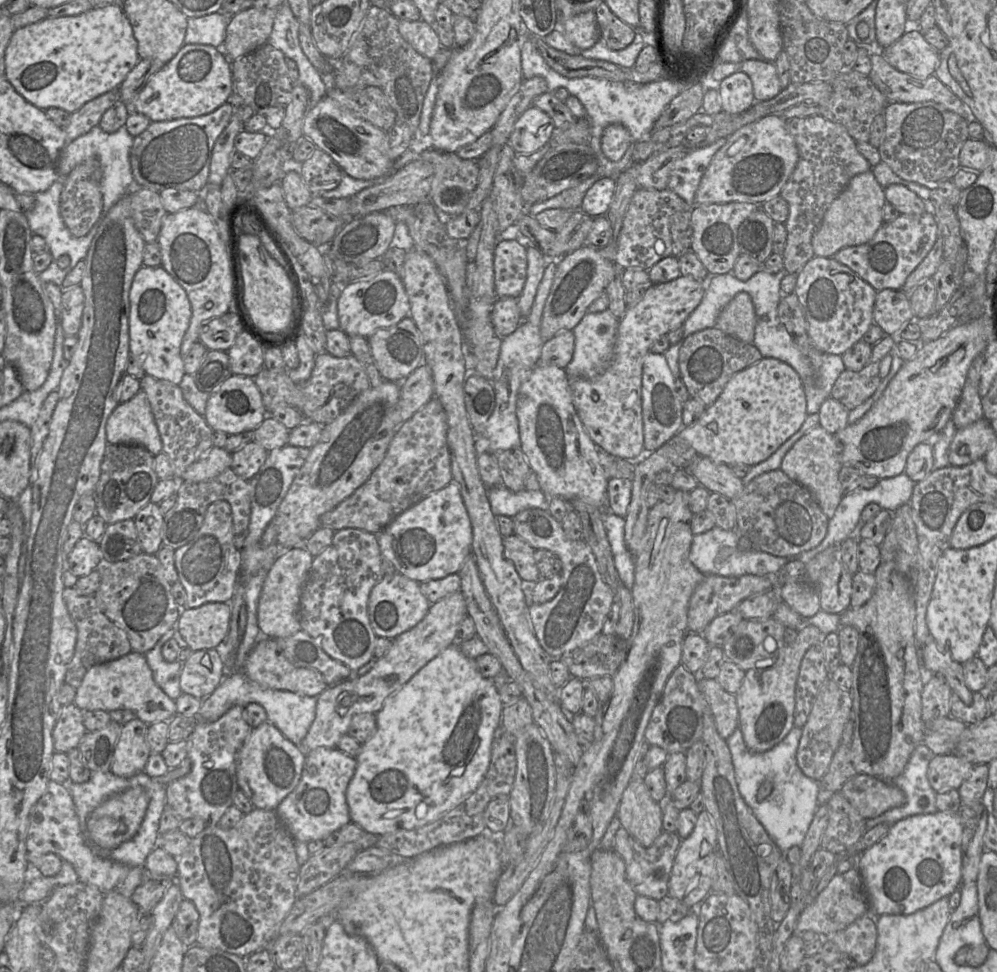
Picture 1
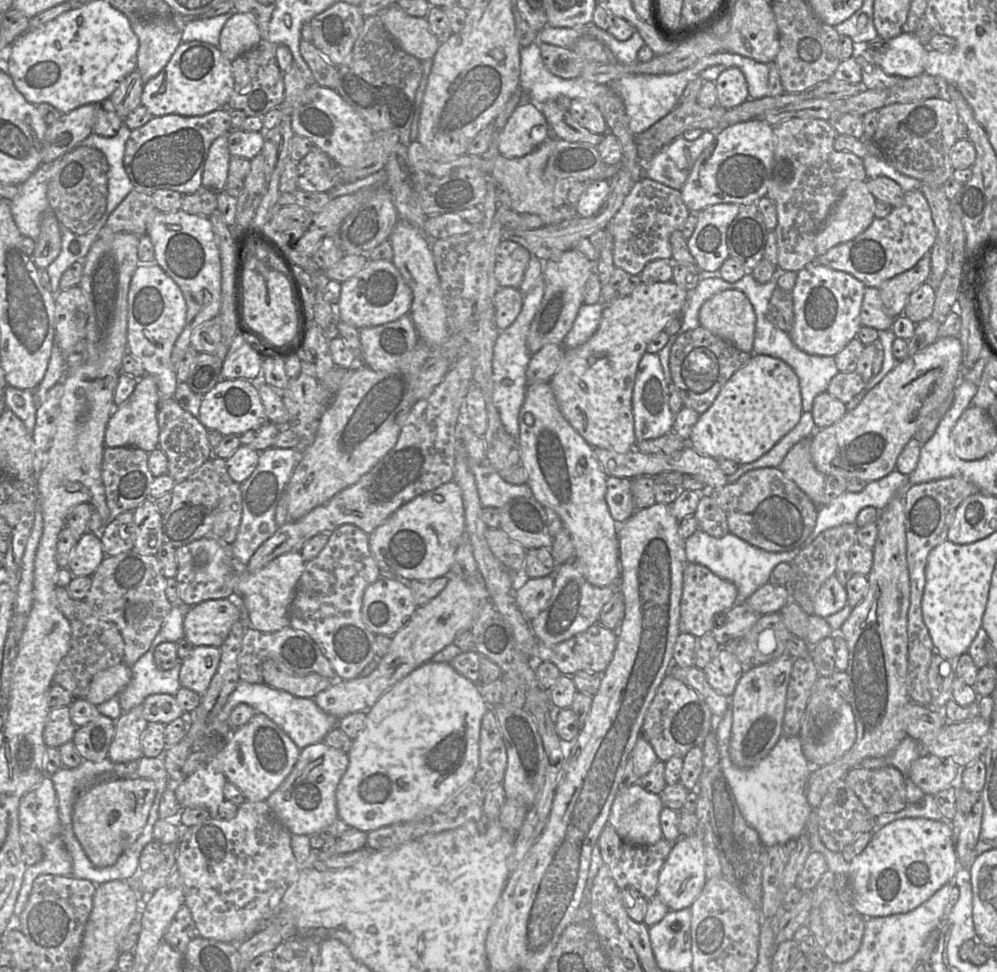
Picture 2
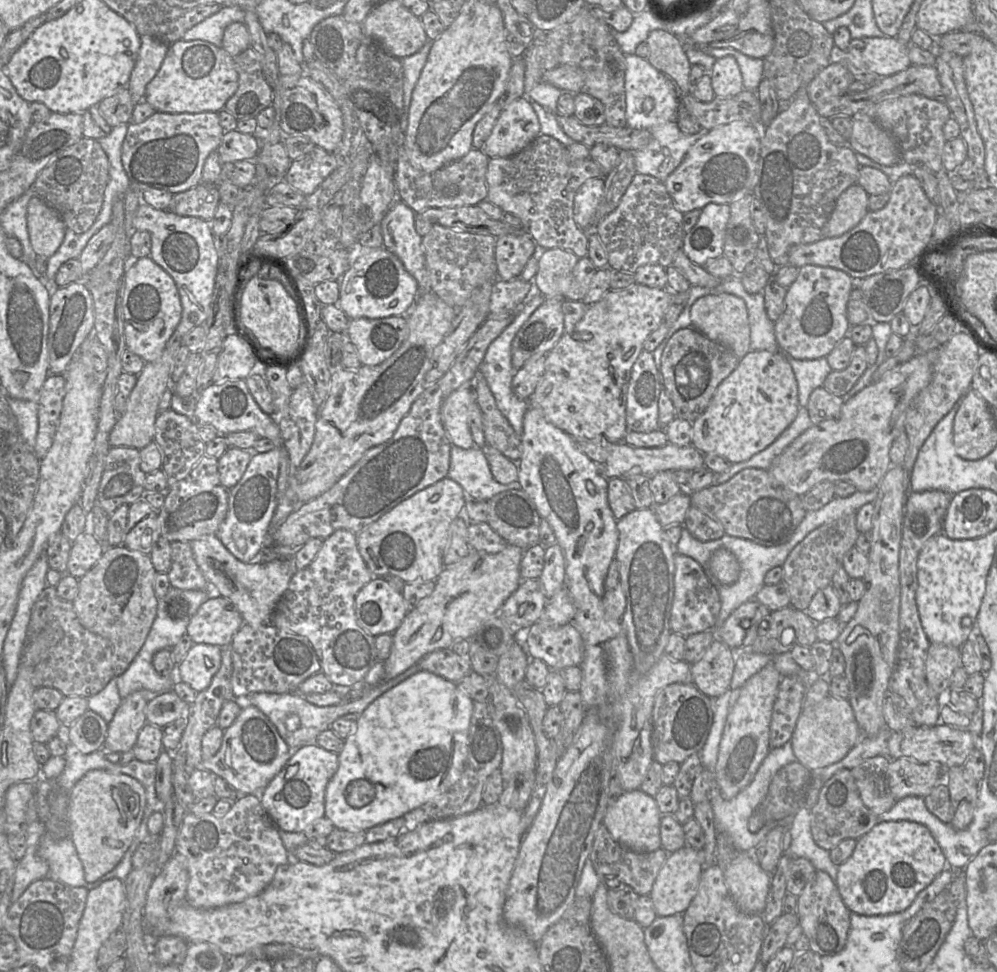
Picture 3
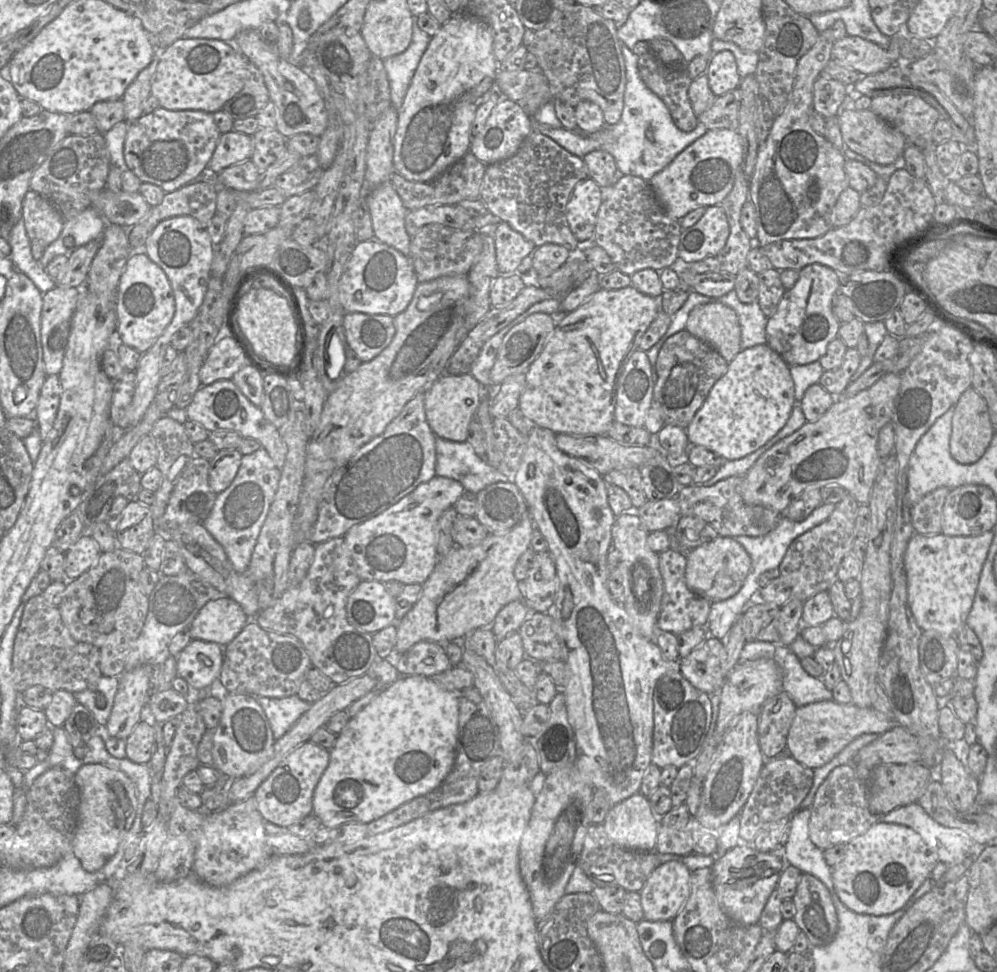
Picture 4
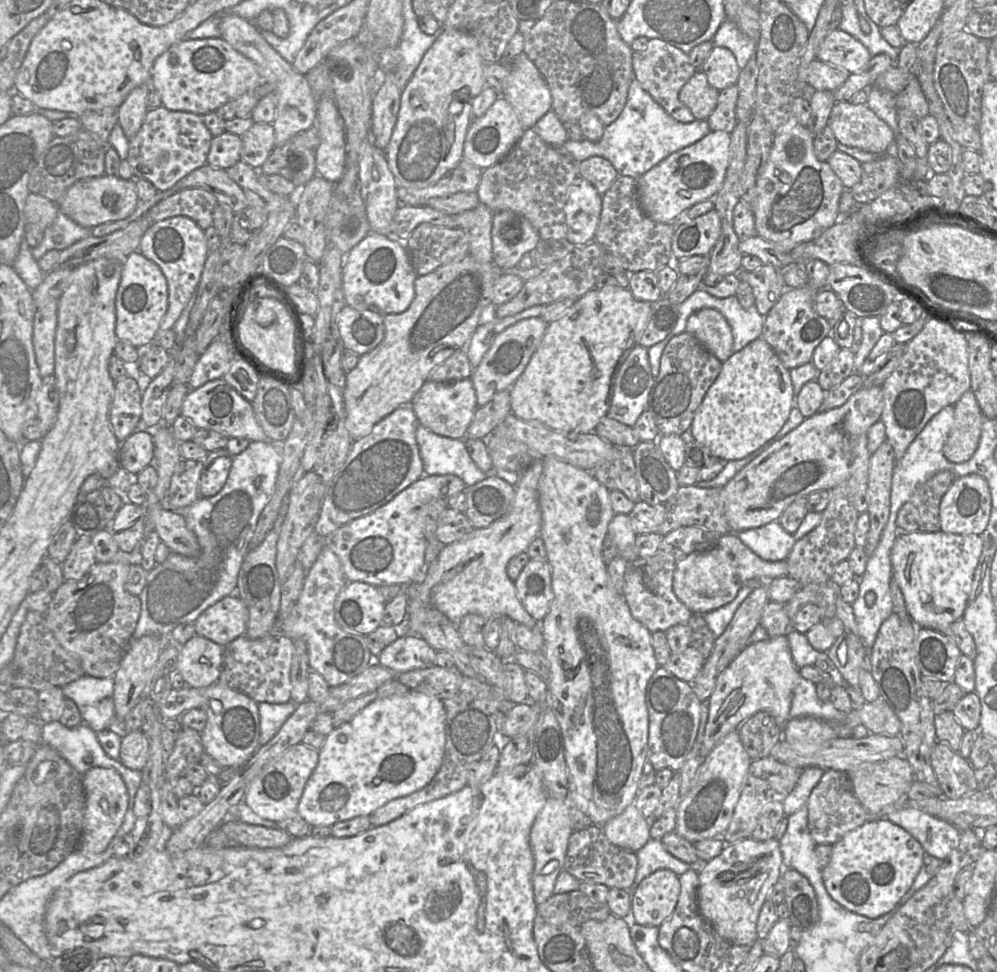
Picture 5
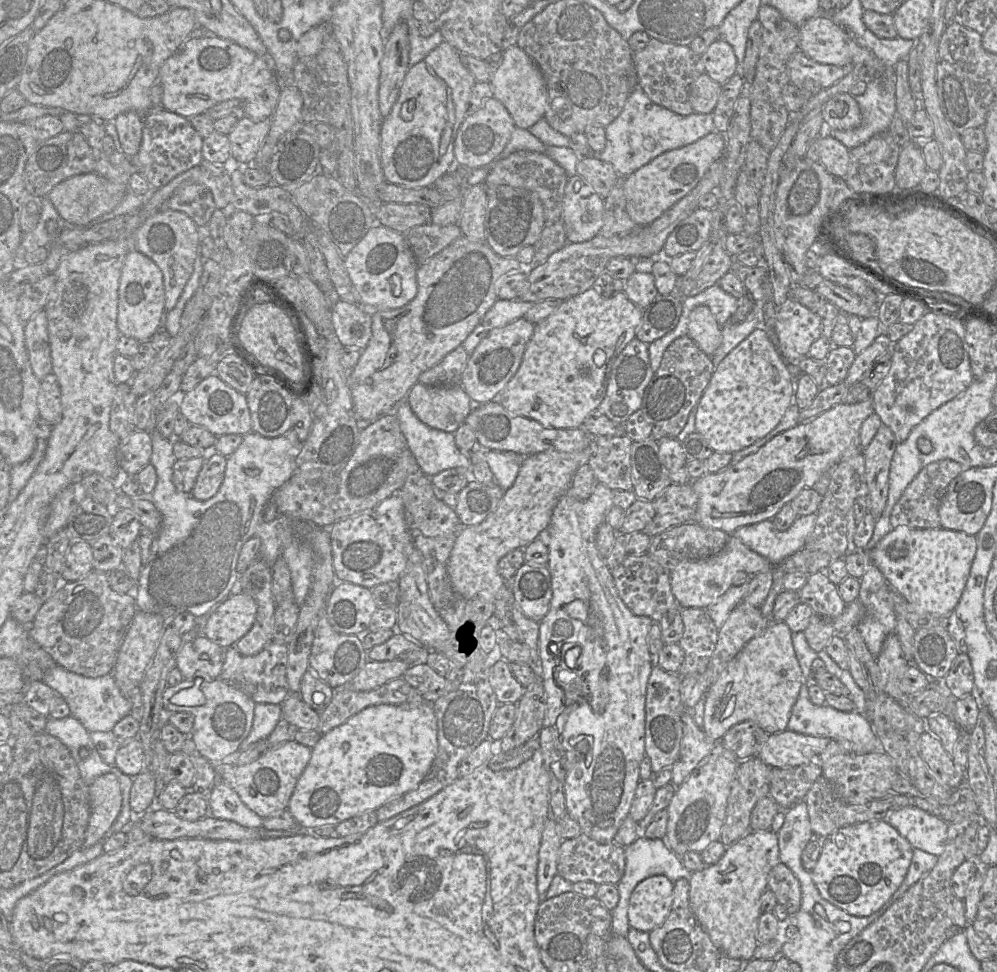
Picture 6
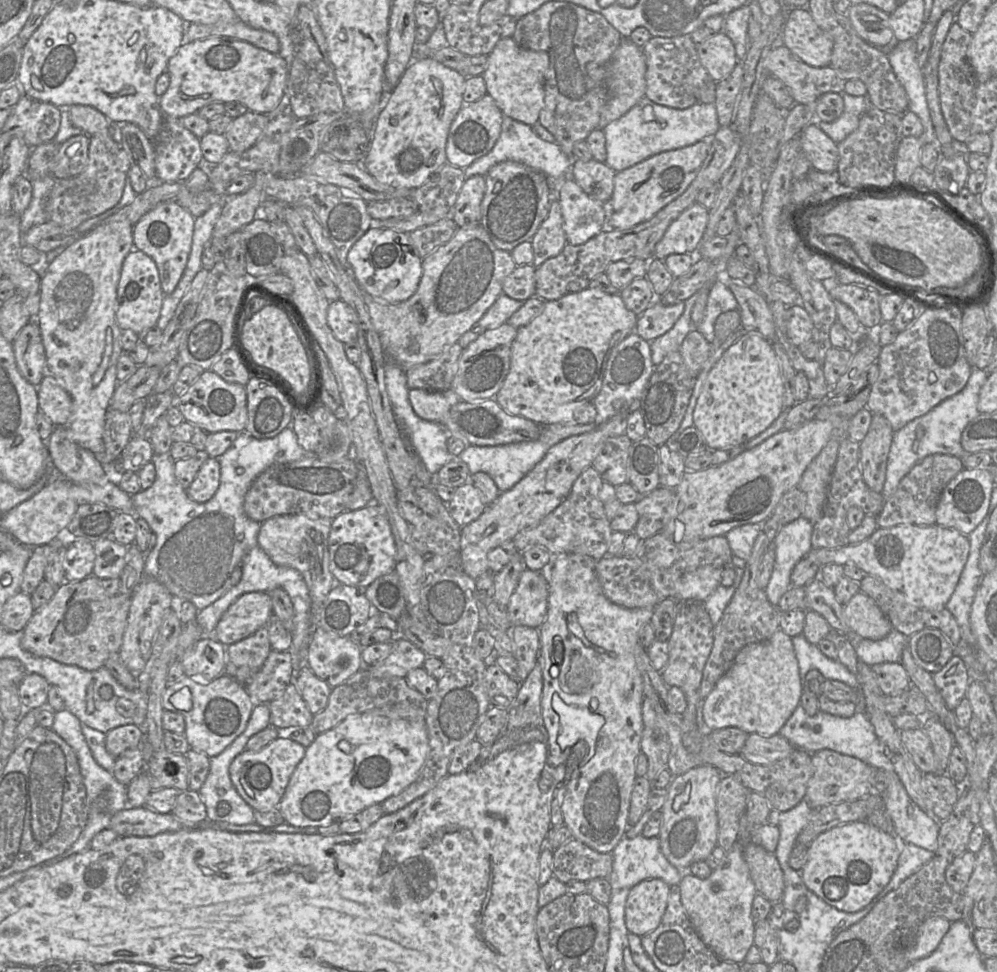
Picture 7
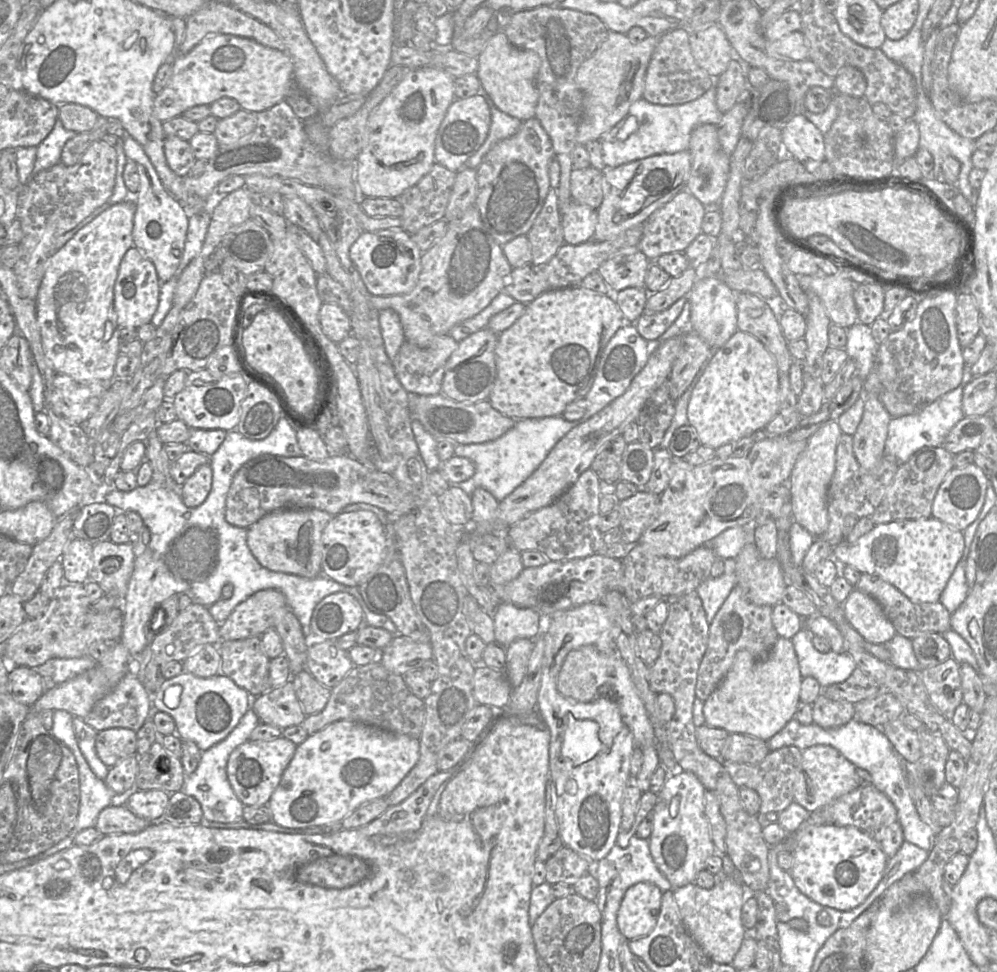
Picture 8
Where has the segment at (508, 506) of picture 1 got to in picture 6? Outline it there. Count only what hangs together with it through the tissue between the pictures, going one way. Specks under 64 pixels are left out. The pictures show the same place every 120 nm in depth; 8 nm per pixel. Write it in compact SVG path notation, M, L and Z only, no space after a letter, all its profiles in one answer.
M407 400L400 402L394 412L407 446L426 476L434 476L444 470L457 468L462 469L464 474L472 479L473 469L471 461L468 458L468 454L462 452L456 446L454 433L434 429L421 422L411 410Z

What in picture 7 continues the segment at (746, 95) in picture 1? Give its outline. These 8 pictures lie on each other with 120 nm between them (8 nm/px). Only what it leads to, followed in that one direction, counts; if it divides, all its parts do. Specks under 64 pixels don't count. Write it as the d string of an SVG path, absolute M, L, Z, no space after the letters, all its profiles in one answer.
M723 32L707 37L695 48L702 66L715 82L725 79L738 62L733 43Z

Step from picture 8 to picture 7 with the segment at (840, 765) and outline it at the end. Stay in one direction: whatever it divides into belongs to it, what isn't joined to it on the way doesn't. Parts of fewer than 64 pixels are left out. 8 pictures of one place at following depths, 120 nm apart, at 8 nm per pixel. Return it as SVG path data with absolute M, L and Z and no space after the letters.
M821 749L811 754L813 774L808 781L804 799L812 809L824 805L854 801L873 791L874 767L862 760L829 749Z

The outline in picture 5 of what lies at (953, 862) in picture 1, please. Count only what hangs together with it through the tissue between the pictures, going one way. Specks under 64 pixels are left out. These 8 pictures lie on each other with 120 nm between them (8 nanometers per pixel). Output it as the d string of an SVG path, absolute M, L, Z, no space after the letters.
M871 818L833 844L831 859L822 869L828 894L841 906L876 919L893 909L912 886L925 851L906 830L887 818Z

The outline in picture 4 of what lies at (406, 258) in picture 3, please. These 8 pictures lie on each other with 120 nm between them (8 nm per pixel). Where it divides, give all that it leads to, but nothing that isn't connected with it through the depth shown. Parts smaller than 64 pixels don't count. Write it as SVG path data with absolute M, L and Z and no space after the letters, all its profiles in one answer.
M386 181L366 195L374 238L409 257L411 237L405 229L407 209L391 181Z

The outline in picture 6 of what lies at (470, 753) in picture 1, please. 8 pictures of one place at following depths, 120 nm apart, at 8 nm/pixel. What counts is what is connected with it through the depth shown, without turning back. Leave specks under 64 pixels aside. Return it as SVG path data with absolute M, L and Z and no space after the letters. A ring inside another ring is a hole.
M432 704L370 706L322 734L288 804L299 827L336 826L416 789L438 751L438 725ZM344 742L350 744L348 751L343 749Z

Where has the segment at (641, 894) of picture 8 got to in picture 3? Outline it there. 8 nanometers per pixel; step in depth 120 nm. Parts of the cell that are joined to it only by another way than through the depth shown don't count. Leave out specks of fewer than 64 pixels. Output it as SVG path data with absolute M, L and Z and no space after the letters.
M688 845L669 853L654 881L649 894L657 916L683 914L697 893L700 876L704 869L702 851Z

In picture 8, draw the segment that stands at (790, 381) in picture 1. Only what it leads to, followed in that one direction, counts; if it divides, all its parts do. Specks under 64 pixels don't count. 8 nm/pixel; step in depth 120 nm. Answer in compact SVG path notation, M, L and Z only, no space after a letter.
M736 331L716 351L704 374L693 389L688 404L688 421L693 426L703 446L718 449L763 430L779 412L779 371L775 357L753 335Z

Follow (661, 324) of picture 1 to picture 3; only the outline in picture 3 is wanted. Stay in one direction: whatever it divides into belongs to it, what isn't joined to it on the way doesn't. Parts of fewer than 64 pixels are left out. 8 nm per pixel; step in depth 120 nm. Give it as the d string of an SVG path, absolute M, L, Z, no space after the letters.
M634 283L624 289L609 290L599 301L590 304L574 330L564 333L546 354L545 372L527 400L529 406L541 410L547 421L574 440L605 439L611 443L623 442L627 434L626 396L632 366L644 350L647 337L664 322L672 296L673 292L667 288L651 288Z

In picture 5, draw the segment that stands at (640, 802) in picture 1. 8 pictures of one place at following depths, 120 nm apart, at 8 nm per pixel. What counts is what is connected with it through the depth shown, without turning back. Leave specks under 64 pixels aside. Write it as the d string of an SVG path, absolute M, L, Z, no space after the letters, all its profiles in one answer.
M632 803L621 814L606 822L602 830L615 846L637 852L650 839L650 823Z

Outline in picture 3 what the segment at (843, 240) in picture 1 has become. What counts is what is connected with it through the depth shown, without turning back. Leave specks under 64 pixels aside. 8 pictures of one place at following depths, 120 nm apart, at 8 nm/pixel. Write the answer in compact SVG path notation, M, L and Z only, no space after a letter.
M858 184L846 189L837 199L824 227L824 238L834 238L848 232L868 213L868 193Z

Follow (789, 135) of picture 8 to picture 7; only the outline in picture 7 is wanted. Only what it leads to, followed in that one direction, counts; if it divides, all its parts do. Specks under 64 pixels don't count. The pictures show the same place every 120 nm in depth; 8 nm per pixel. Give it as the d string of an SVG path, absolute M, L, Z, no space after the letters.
M808 124L799 134L802 152L820 172L836 171L839 162L837 144L818 126Z

